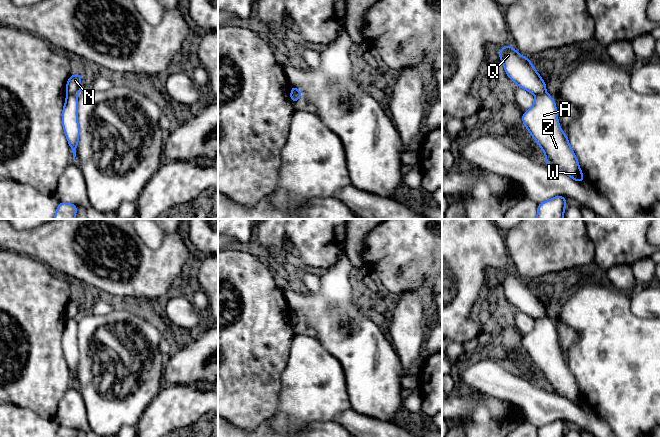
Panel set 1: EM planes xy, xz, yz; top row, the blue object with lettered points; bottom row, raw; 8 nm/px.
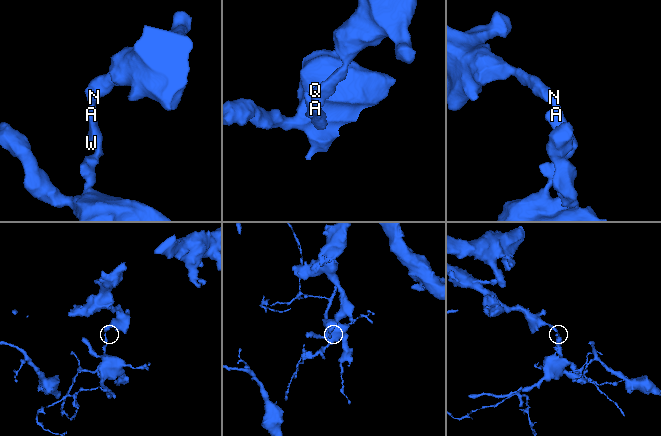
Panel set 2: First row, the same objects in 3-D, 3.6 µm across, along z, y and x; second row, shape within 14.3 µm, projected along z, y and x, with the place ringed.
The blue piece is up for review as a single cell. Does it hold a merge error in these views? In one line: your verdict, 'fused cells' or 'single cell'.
fused cells

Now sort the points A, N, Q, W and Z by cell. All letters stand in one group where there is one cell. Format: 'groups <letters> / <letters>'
groups A W Z / N Q

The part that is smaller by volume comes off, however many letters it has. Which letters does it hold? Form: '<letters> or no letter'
A, W, Z

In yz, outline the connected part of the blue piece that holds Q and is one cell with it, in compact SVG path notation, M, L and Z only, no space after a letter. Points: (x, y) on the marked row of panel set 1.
M512 45L500 48L499 59L507 76L519 87L536 95L546 92L546 84L529 58L519 54Z

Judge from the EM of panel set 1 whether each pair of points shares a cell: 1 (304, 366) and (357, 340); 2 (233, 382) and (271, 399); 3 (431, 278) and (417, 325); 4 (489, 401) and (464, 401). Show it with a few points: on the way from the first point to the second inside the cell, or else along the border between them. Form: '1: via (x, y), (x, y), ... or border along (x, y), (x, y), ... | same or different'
1: border along (315, 336), (317, 341), (339, 362), (343, 372) | different
2: via (242, 385), (255, 398), (262, 399) | same
3: border along (418, 278), (423, 300), (429, 313) | different
4: via (483, 400), (470, 400) | same

